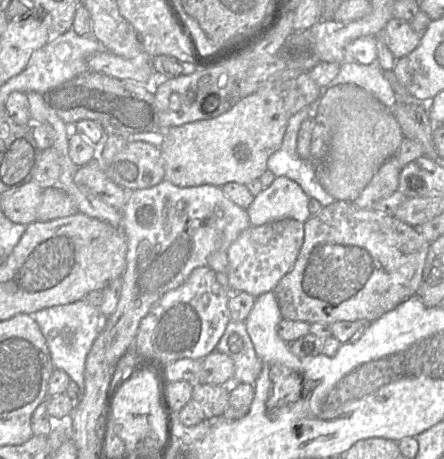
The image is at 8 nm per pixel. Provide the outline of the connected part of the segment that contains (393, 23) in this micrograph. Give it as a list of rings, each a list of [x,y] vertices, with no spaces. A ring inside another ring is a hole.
[[[392,17],[380,36],[384,39],[395,59],[398,60],[418,47],[422,35],[413,30],[410,22]]]

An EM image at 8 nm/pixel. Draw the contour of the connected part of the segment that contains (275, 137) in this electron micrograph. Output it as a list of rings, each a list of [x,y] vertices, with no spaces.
[[[265,83],[256,92],[241,98],[234,106],[232,106],[227,112],[211,119],[198,120],[190,123],[183,124],[181,126],[170,127],[166,130],[164,140],[160,146],[162,158],[164,160],[165,175],[164,179],[179,187],[196,187],[200,185],[210,184],[221,187],[229,182],[236,182],[239,184],[246,184],[254,179],[259,178],[267,170],[267,160],[275,151],[280,148],[283,140],[284,133],[286,131],[288,119],[291,115],[287,112],[284,106],[284,99],[280,97],[273,90],[275,83]]]

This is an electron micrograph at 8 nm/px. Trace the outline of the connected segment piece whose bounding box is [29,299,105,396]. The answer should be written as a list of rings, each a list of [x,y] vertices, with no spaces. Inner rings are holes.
[[[81,299],[70,304],[41,309],[29,315],[37,322],[43,336],[46,339],[54,369],[65,371],[69,375],[70,379],[78,385],[81,396],[84,391],[84,369],[86,357],[94,340],[100,332],[101,324],[103,322],[103,318],[105,317],[102,316],[99,308],[92,306],[85,299]]]

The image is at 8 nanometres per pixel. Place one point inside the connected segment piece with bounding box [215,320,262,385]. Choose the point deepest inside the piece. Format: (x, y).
(235, 342)

